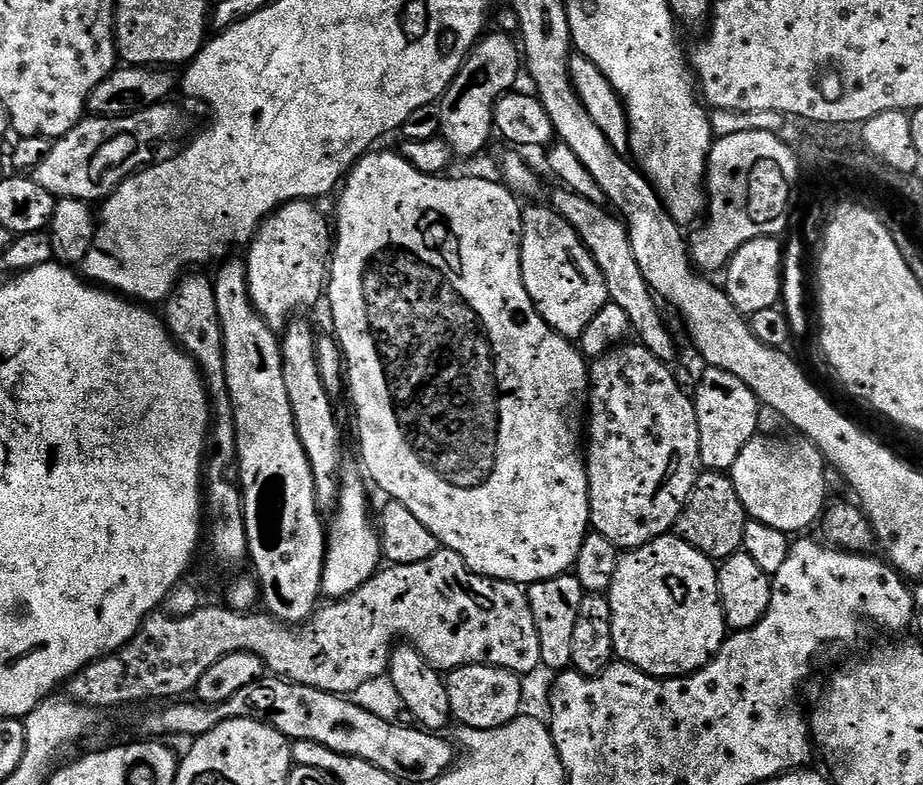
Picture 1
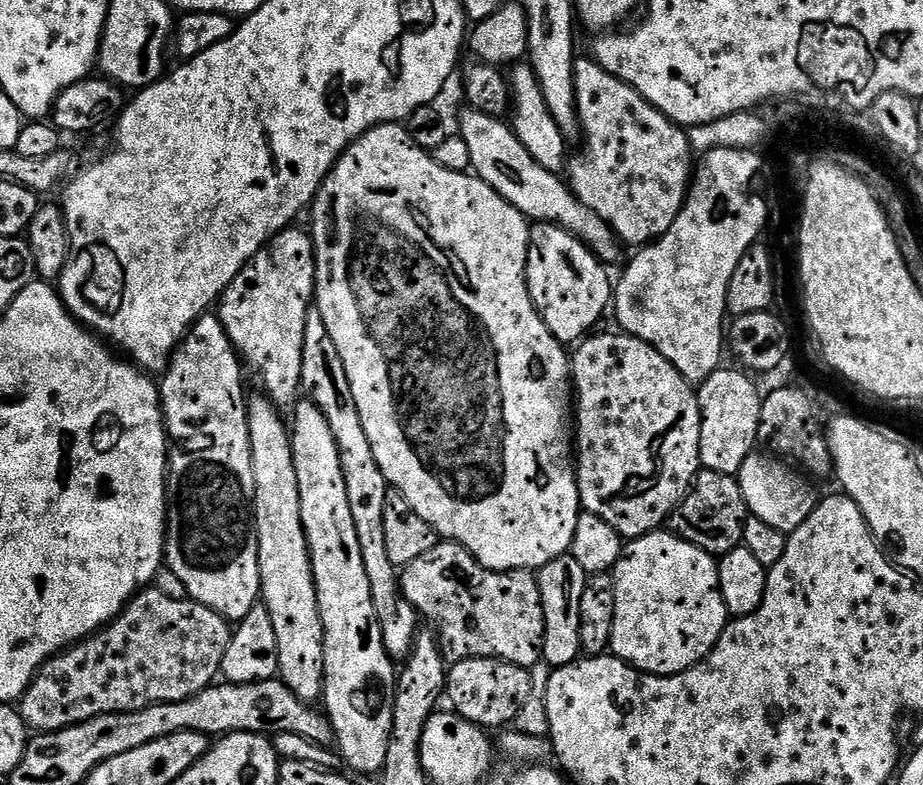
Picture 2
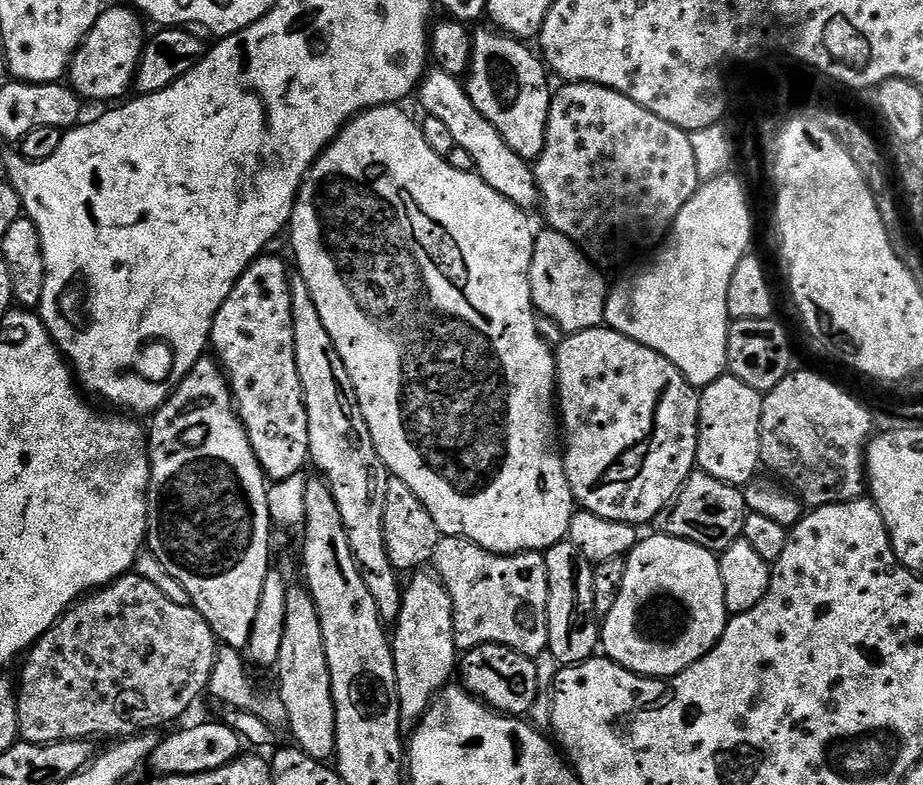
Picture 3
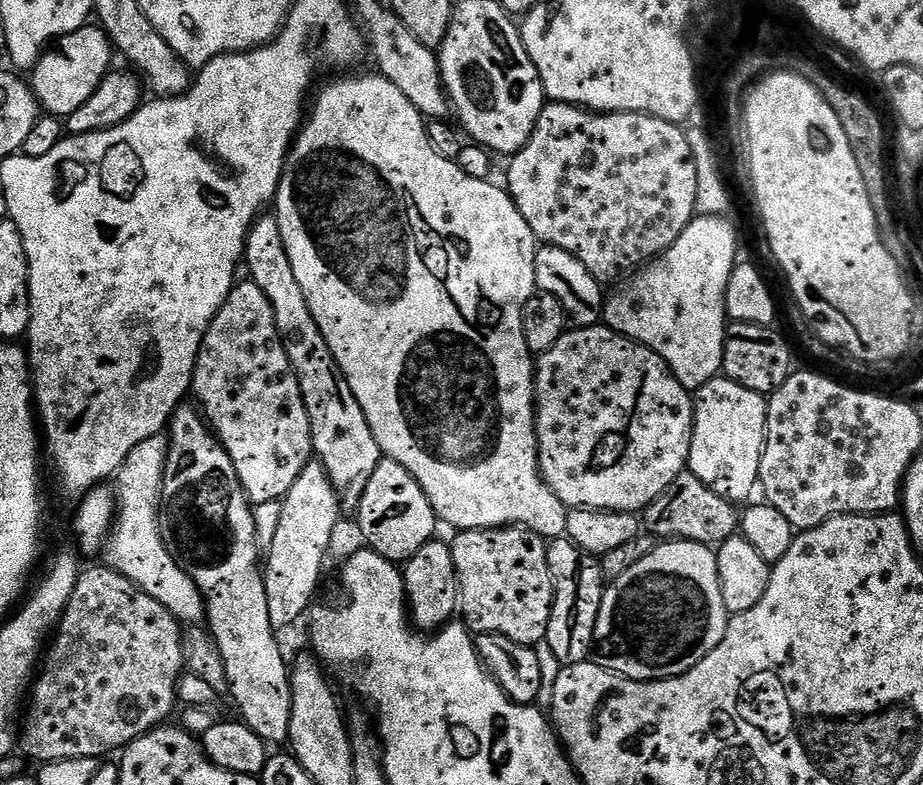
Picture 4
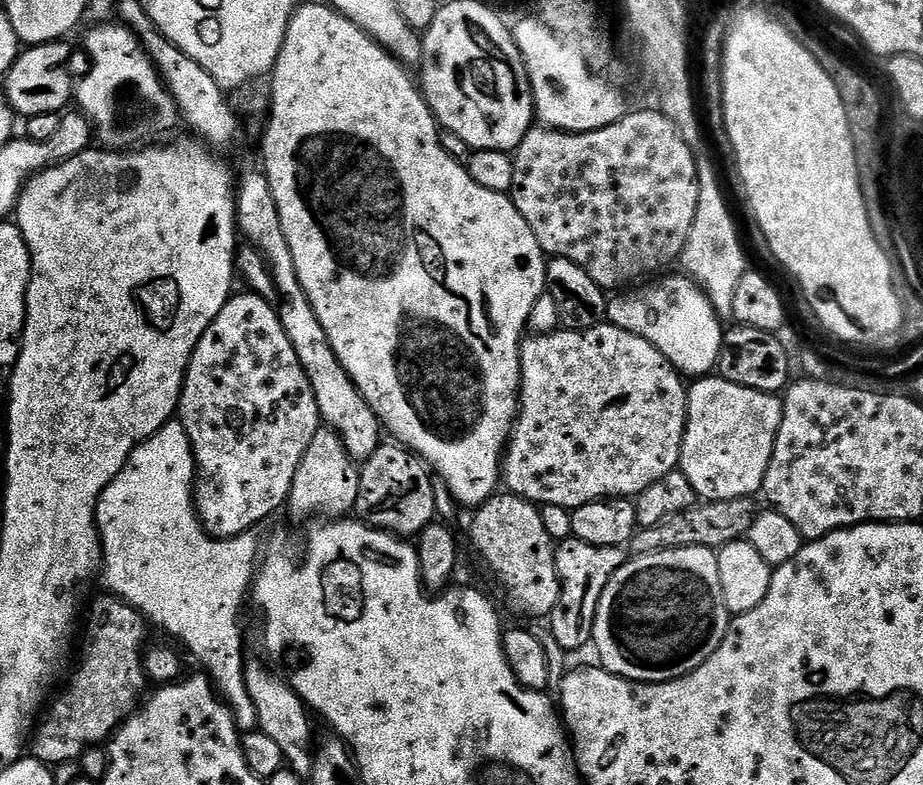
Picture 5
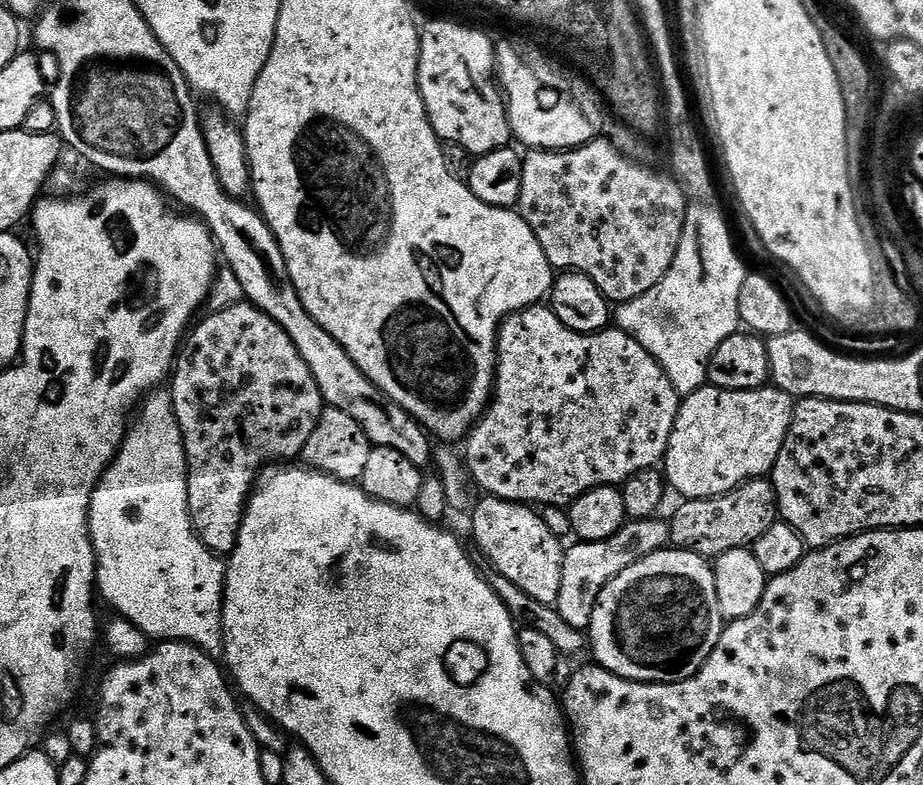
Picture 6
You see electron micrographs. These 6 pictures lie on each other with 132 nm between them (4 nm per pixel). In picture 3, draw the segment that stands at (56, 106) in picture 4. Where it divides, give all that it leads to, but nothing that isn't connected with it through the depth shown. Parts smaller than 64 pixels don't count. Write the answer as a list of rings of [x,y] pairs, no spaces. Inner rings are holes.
[[[128,6],[125,8],[105,7],[101,11],[90,34],[86,34],[86,38],[80,43],[80,48],[74,54],[72,65],[66,73],[71,88],[81,98],[85,101],[112,100],[108,102],[116,102],[129,95],[128,88],[130,92],[136,78],[136,67],[140,65],[140,55],[144,53],[146,43],[143,23],[145,24],[145,21],[141,13]]]

